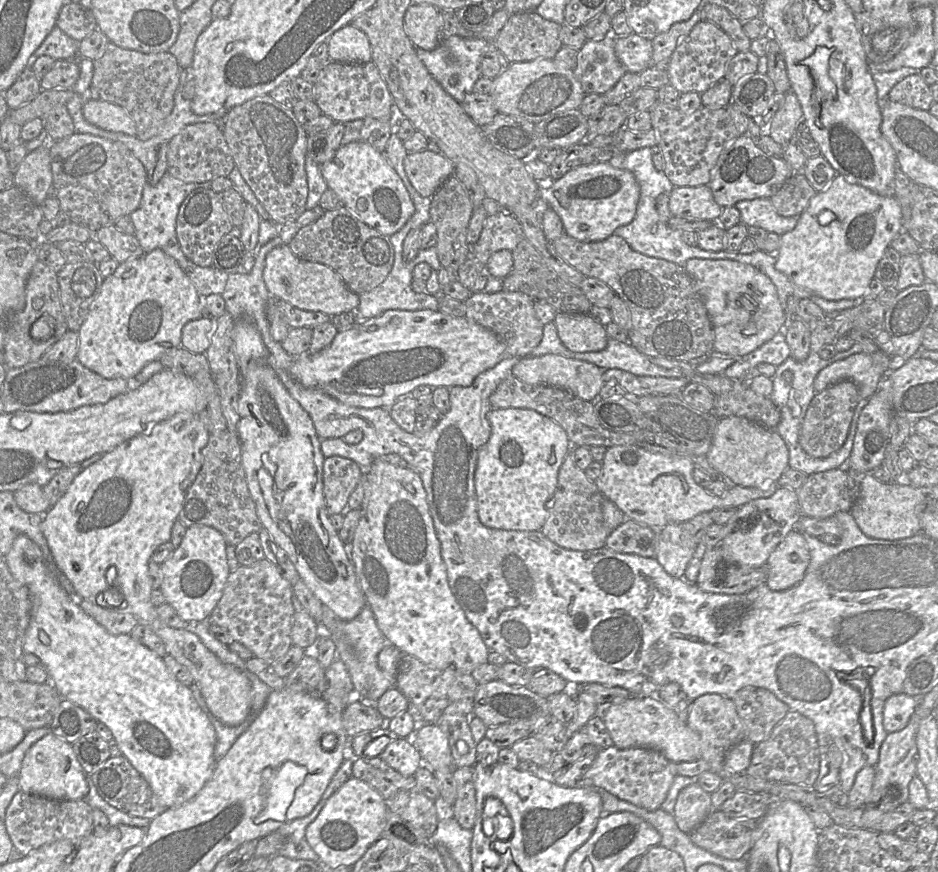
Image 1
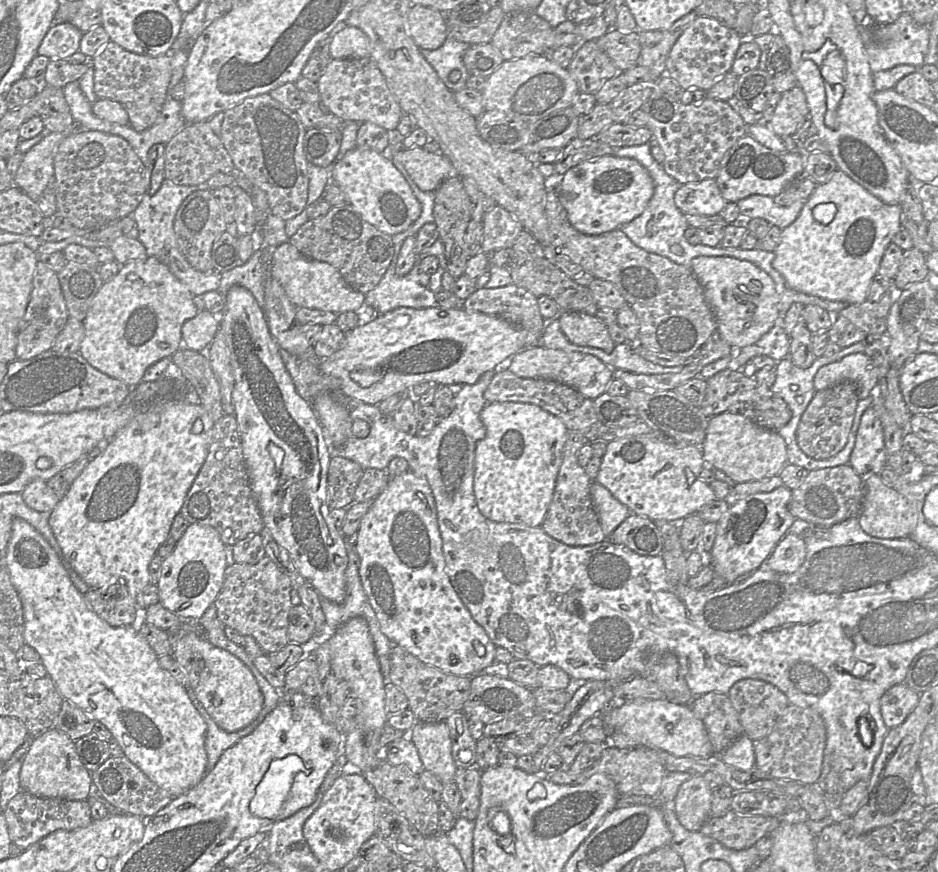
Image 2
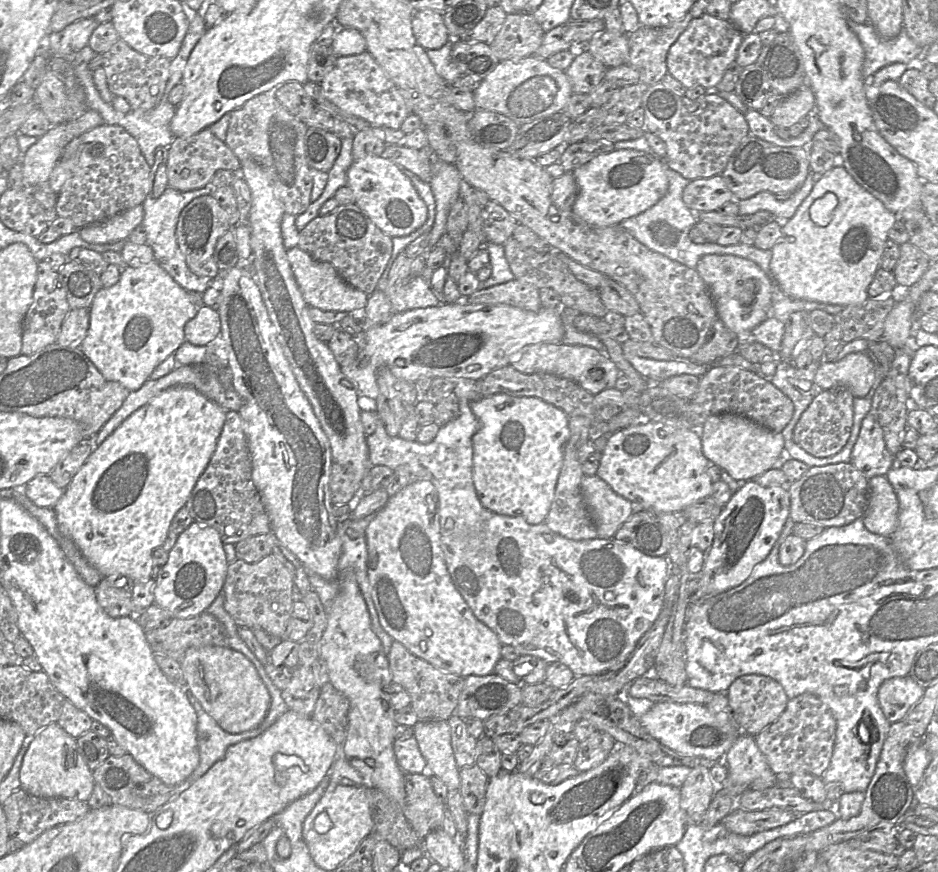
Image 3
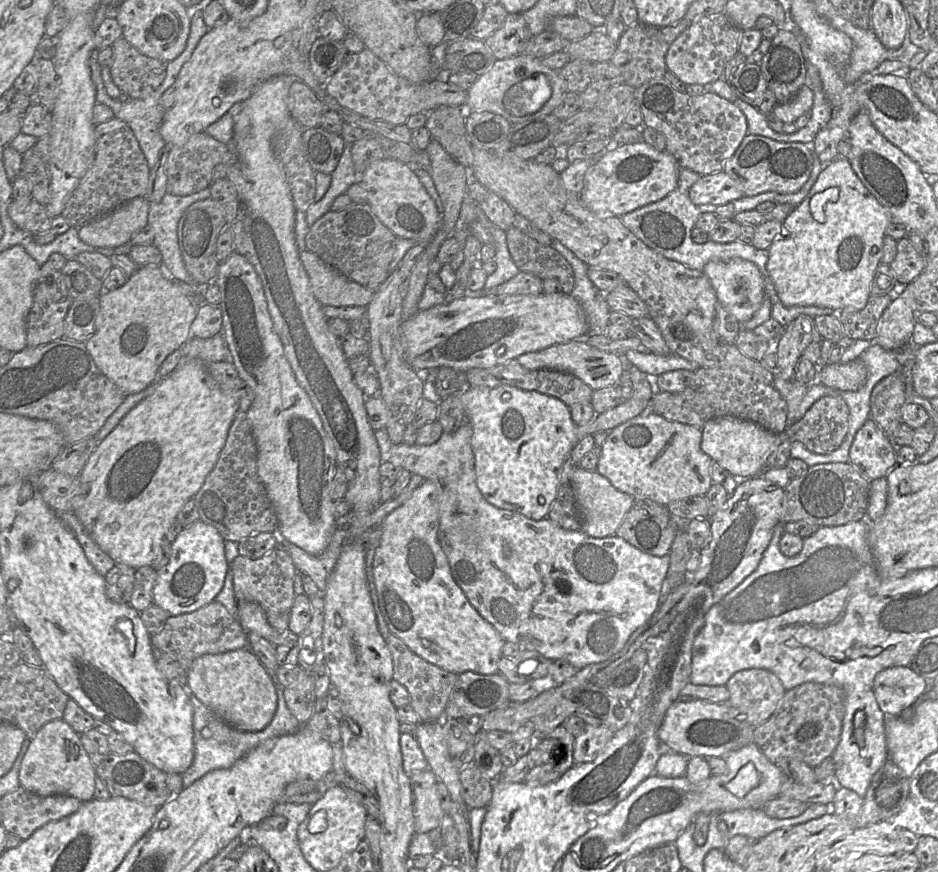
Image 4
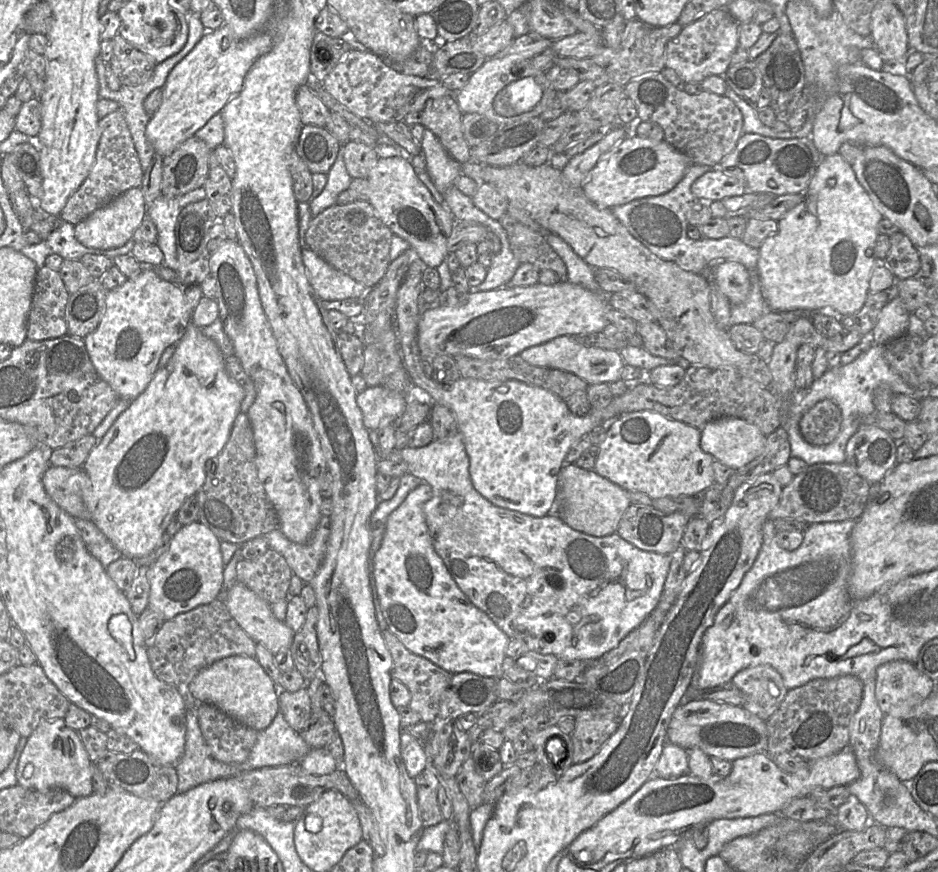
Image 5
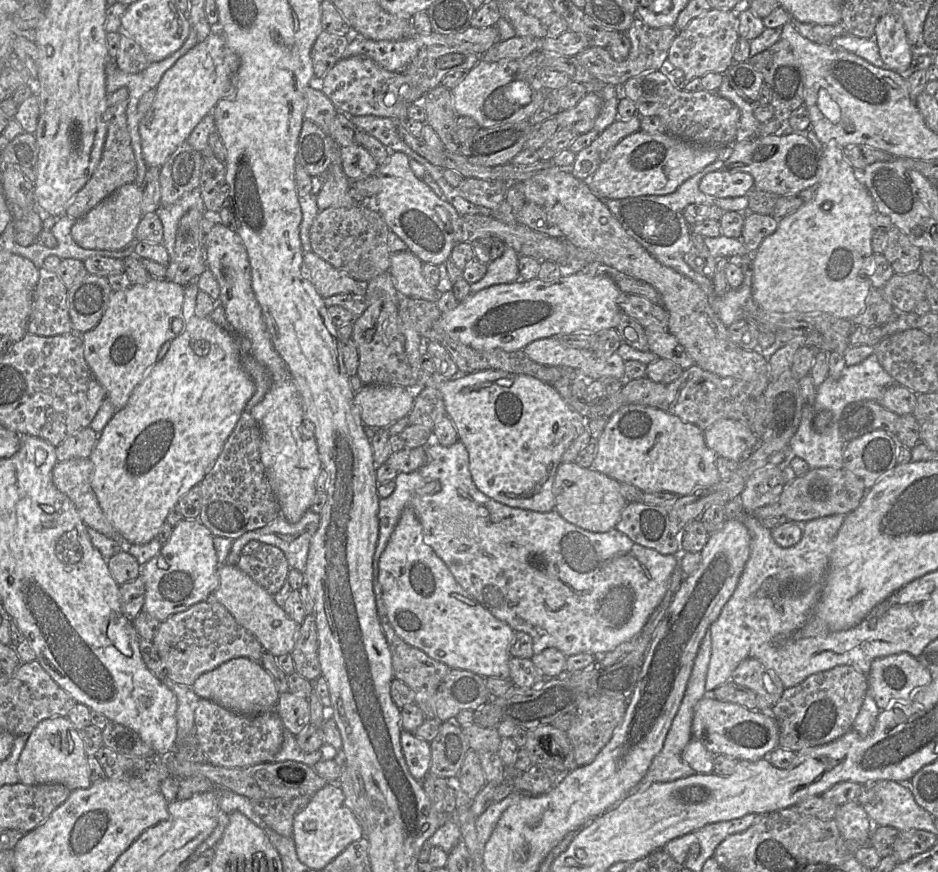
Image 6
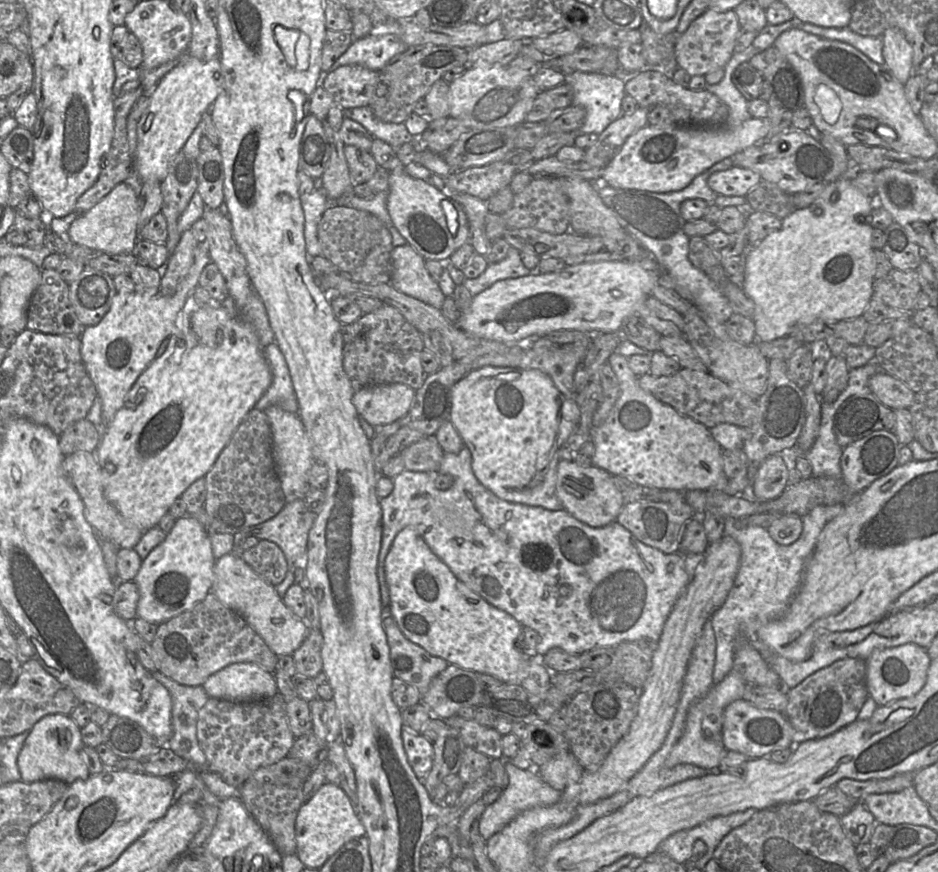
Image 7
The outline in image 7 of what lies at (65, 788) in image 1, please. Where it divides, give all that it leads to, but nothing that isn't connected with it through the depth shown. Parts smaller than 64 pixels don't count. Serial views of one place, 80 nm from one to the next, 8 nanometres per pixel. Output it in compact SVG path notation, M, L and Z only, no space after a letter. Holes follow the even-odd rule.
M50 714L36 722L18 755L21 781L32 783L57 779L69 785L76 780L88 779L90 773L81 757L83 741L80 731L69 715Z

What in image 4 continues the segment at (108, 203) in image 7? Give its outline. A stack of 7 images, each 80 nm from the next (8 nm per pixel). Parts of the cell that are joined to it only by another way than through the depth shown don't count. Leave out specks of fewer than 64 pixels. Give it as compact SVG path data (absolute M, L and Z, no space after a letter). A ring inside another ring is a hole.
M136 197L124 203L111 213L92 220L77 228L78 237L93 247L117 247L128 243L131 237L147 225L150 202L145 197Z

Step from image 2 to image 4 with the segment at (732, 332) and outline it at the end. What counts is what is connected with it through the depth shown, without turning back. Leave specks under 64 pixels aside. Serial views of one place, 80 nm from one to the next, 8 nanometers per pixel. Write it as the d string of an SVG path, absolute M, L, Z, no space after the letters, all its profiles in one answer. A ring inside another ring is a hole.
M743 259L712 260L704 266L702 272L709 279L717 302L738 322L749 320L762 305L765 297L764 280L752 262Z

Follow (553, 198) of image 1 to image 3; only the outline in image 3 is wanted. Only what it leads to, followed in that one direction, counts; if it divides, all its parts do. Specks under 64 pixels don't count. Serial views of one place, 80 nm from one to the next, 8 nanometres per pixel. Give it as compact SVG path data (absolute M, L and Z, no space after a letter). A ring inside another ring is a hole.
M632 149L601 154L572 171L578 193L572 212L595 227L619 225L662 199L668 190L667 167L663 159Z

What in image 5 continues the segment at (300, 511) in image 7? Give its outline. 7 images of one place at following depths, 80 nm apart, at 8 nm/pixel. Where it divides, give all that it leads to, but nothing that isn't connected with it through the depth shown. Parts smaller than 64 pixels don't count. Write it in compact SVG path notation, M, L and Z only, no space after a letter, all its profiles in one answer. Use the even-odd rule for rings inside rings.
M321 515L318 527L306 544L290 541L278 527L263 535L269 549L279 552L287 561L294 575L305 583L316 576L324 559L327 541L330 536L331 516Z

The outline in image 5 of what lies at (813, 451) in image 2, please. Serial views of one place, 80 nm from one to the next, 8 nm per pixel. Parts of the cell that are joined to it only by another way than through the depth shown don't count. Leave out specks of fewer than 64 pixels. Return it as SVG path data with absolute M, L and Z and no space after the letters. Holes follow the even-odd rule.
M824 399L808 409L800 419L799 429L804 440L814 446L831 443L840 431L842 413L832 400Z

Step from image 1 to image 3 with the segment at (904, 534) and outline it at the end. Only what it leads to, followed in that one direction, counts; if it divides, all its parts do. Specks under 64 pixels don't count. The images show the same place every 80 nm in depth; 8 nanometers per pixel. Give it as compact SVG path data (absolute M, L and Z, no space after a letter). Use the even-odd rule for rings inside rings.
M886 476L868 480L868 504L862 517L865 528L876 535L891 537L898 526L899 502Z

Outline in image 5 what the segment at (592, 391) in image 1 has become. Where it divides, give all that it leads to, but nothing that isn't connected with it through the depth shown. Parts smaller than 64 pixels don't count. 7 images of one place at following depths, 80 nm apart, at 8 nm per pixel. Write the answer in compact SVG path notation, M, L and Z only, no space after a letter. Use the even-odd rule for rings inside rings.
M560 336L544 344L523 350L520 357L533 366L564 370L577 375L588 385L611 383L620 380L625 365L620 353L615 350L606 350L595 347L586 347L579 343L575 337Z

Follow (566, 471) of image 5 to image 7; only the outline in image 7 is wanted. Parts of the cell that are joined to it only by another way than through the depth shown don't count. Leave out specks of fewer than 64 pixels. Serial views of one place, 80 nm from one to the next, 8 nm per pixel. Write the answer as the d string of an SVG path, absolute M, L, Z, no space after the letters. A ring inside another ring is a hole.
M559 460L556 468L555 492L563 509L580 522L594 528L607 526L614 522L624 506L624 498L616 487L613 475L596 466L581 467L573 461Z

